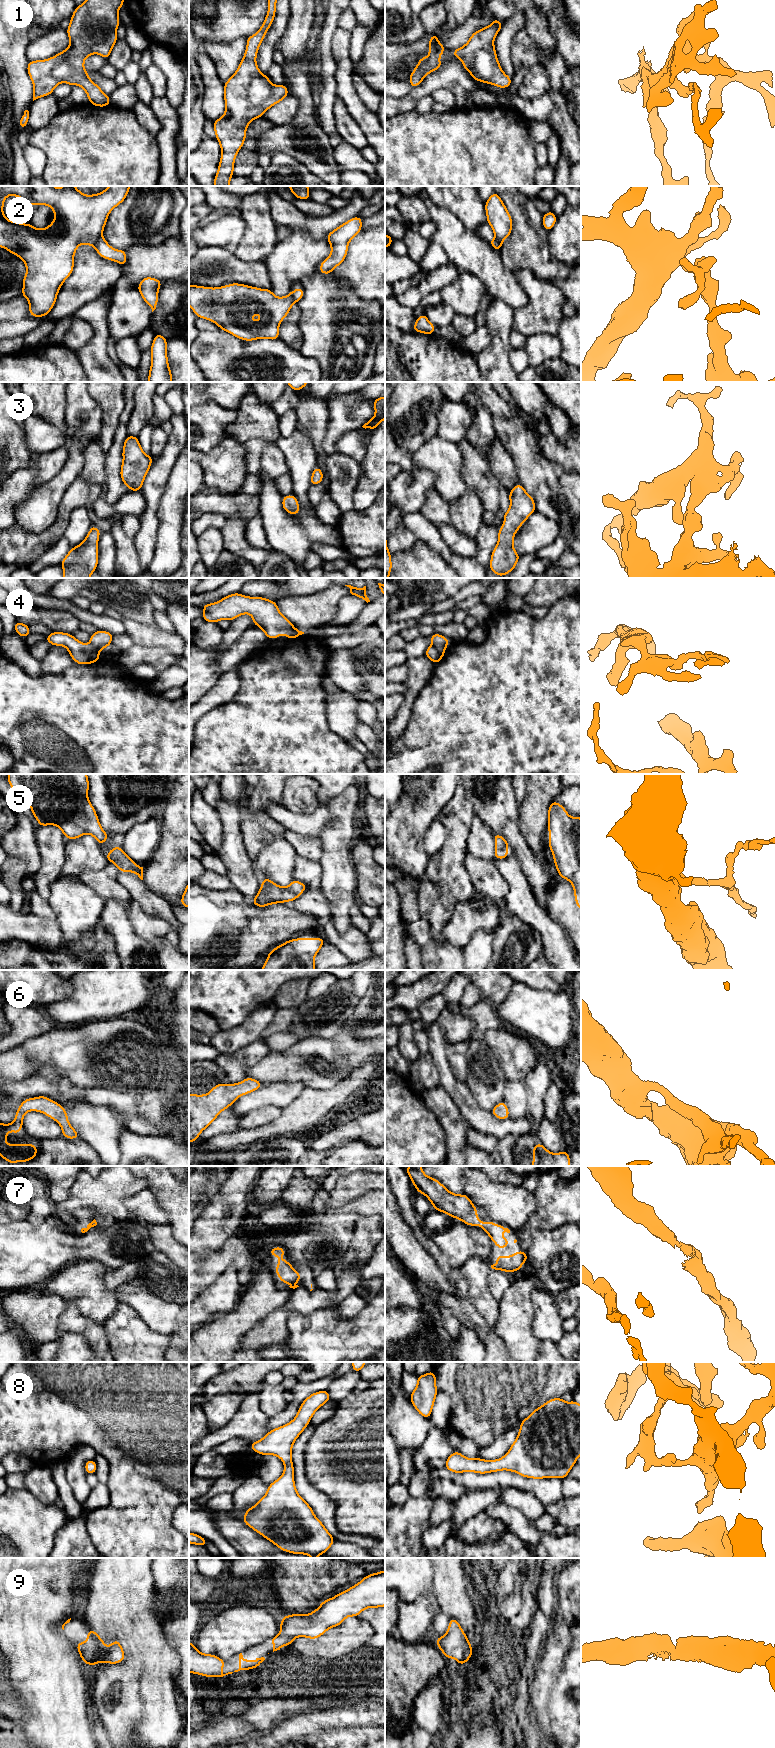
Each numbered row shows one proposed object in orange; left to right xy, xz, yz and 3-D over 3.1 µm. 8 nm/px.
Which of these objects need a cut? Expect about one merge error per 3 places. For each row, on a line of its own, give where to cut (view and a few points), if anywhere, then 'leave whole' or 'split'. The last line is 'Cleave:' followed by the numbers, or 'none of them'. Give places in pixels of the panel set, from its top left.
1: no cut; leave whole
2: cut in xy along (101, 235), (93, 246); split
3: no cut; leave whole
4: cut in yz along (432, 644), (443, 651); split
5: no cut; leave whole
6: no cut; leave whole
7: no cut; leave whole
8: no cut; leave whole
9: no cut; leave whole
Cleave: 2, 4

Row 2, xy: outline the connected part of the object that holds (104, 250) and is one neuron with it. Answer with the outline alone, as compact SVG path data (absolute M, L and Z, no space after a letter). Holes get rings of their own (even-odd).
M101 236L94 245L98 255L107 260L115 261L121 266L127 262L126 250L117 250L111 247L105 238Z

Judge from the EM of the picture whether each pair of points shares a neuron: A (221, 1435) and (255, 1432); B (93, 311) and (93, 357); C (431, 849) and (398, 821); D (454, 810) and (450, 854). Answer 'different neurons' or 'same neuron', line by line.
A: same neuron
B: same neuron
C: different neurons
D: same neuron

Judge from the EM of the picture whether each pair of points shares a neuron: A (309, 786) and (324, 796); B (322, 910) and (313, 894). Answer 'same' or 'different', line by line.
A: different
B: same

